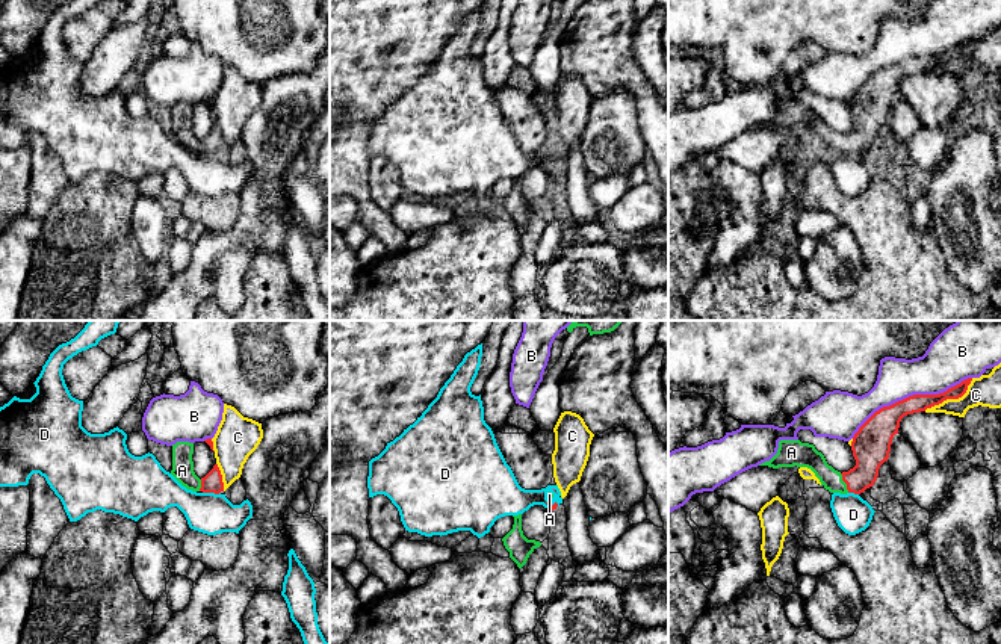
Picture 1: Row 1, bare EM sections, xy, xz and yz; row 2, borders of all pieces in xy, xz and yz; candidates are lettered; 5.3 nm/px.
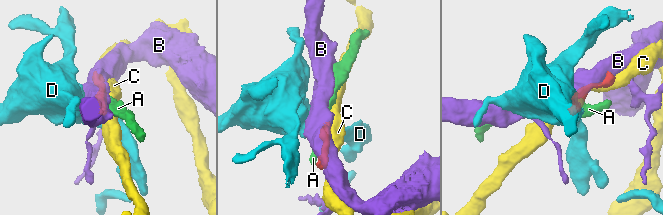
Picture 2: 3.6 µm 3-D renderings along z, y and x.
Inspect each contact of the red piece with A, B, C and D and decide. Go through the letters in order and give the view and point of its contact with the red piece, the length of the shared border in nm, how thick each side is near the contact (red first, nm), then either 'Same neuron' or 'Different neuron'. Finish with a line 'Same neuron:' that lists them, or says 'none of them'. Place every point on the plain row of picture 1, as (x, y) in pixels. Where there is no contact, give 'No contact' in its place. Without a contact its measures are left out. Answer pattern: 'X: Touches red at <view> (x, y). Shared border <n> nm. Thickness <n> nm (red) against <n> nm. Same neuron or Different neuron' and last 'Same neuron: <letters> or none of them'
A: Touches red at yz (844, 142). Shared border 120 nm. Thickness 200 nm (red) against 130 nm. Same neuron
B: Touches red at yz (911, 58). Shared border 700 nm. Thickness 170 nm (red) against 240 nm. Different neuron
C: Touches red at yz (951, 59). Shared border 320 nm. Thickness 100 nm (red) against 160 nm. Different neuron
D: Touches red at xy (212, 153). Shared border 100 nm. Thickness 110 nm (red) against 220 nm. Different neuron
Same neuron: A

